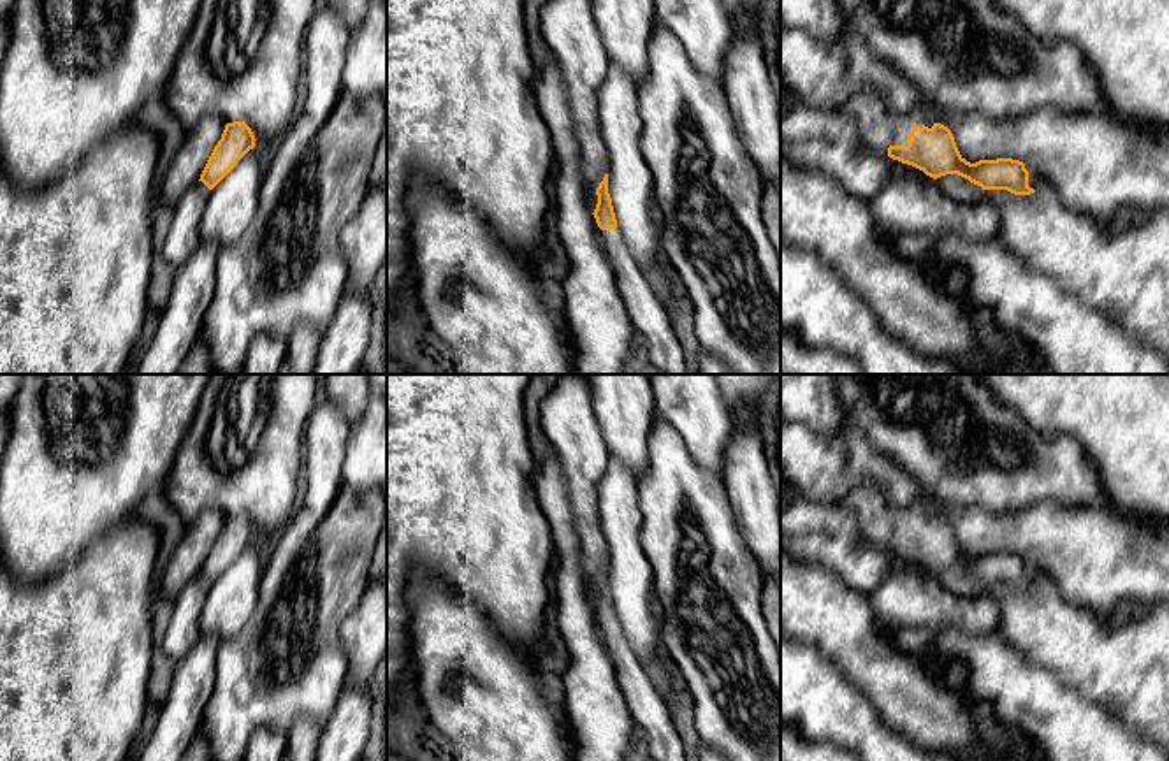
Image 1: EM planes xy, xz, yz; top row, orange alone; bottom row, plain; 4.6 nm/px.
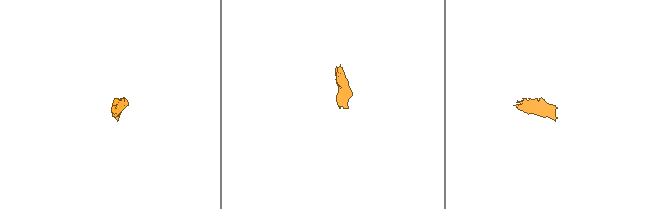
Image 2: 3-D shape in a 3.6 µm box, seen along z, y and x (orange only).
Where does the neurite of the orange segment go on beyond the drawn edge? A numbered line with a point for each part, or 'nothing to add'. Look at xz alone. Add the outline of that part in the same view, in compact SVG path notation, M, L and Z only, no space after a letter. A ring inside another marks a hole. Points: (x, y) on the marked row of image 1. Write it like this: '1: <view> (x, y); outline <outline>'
1: xz (649, 317); outline M598 227L598 234L631 323L643 336L649 362L663 374L689 374L682 346L670 323L670 313L629 253L621 230Z

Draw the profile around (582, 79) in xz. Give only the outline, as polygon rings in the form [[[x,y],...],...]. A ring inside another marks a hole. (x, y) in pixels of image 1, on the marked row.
[[[548,0],[540,11],[540,32],[561,63],[563,84],[582,151],[582,178],[591,213],[596,188],[608,172],[608,149],[599,134],[598,88],[610,62],[591,0]]]

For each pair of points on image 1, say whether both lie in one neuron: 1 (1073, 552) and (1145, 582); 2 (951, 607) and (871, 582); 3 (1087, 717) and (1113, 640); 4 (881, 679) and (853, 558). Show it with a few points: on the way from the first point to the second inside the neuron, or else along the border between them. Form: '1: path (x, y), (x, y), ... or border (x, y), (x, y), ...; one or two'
1: path (1090, 556), (1097, 559), (1122, 559), (1127, 565); one
2: border (888, 563), (885, 579), (871, 598); two
3: border (1059, 675), (1125, 724); two
4: border (823, 566), (858, 591); two

